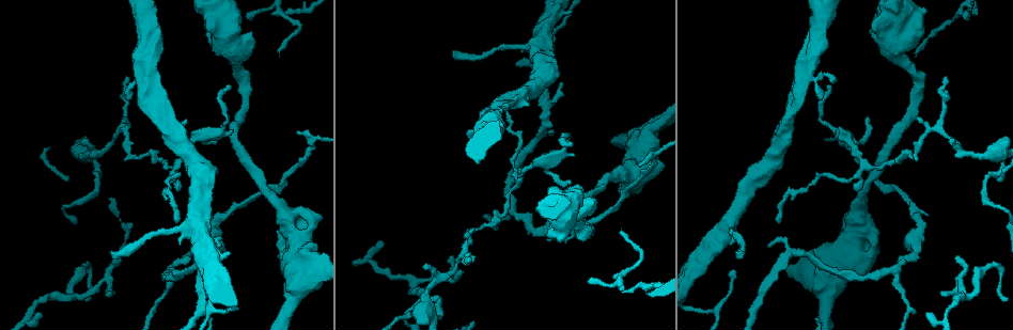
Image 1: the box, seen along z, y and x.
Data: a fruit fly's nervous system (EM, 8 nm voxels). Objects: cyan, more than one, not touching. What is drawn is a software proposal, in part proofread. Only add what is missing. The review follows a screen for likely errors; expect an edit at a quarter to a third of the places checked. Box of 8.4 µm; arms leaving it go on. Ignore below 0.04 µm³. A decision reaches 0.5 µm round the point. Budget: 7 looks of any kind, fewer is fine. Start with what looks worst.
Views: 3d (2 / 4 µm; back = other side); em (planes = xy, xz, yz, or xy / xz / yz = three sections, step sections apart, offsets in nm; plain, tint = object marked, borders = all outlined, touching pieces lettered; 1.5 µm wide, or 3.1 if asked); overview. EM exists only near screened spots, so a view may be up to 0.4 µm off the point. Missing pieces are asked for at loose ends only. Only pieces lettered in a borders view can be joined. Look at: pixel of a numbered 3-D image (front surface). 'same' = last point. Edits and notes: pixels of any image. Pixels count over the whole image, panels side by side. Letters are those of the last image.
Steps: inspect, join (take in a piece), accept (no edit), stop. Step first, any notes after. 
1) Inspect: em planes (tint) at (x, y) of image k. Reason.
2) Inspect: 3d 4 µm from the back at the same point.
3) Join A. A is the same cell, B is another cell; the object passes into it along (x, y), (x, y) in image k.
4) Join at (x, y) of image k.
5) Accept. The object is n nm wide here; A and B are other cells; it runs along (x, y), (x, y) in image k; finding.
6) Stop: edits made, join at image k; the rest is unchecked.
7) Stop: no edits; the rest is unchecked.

Inspect: em planes (tint) at (277, 242) of image 1.

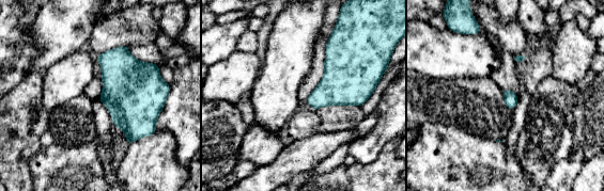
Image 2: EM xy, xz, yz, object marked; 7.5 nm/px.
Inspect: em planes (borders) at the same point. See the neighbours.

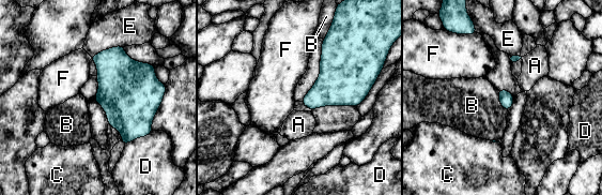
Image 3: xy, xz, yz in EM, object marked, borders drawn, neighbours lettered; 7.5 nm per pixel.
Accept. The longest contact is with E, 280 nm; A, B, C, D, E and F are other cells; a border runs along (497, 90), (499, 104), (507, 110) in image 3; none of them fits.

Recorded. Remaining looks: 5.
Inspect: 3d 4 µm at (866, 117) of image 1.

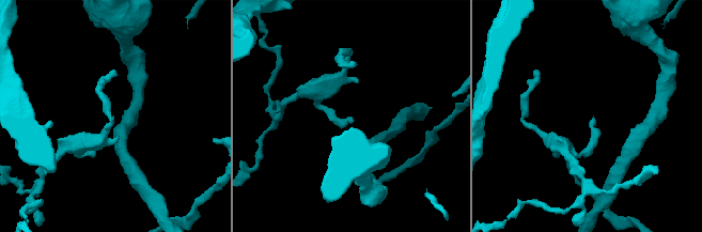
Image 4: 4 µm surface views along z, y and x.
Inspect: em planes (tint) at (350, 122) of image 4.

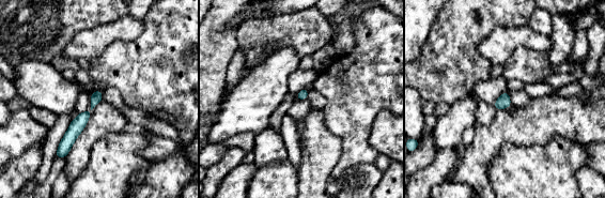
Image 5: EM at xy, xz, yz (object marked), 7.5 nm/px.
Inspect: em planes (borders) at the same point.

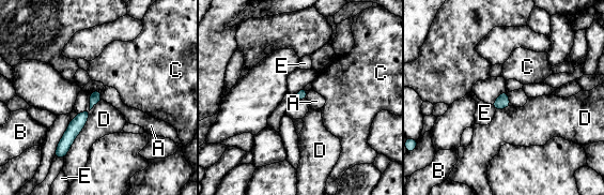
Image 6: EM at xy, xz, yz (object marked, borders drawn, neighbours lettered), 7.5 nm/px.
Accept. A, B, C, D and E are other cells; it runs along (96, 93), (62, 152) in image 6; no lettered piece goes on from it.

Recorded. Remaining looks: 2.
Inspect: em xy step 8 (tint) at (452, 56) of image 1. An open end.

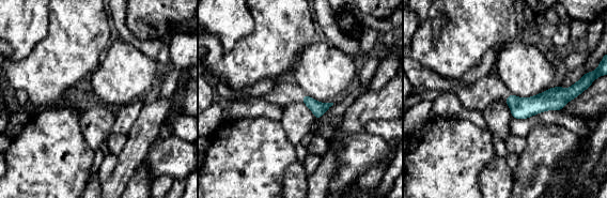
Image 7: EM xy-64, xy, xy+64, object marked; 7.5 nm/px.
Inspect: em planes (borders) at the same point.

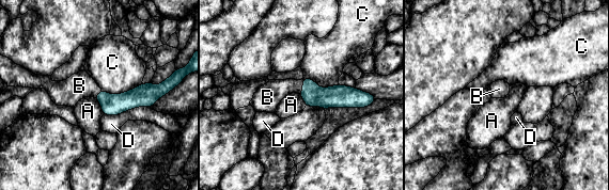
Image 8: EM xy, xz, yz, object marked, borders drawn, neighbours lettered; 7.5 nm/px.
Join B. The object is 160 nm wide here; the longest contact is with D, 360 nm; B is the same cell, A, C and D are other cells; it goes on there.

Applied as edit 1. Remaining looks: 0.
Stop: edits made, join at image 8; the rest is unchecked.

